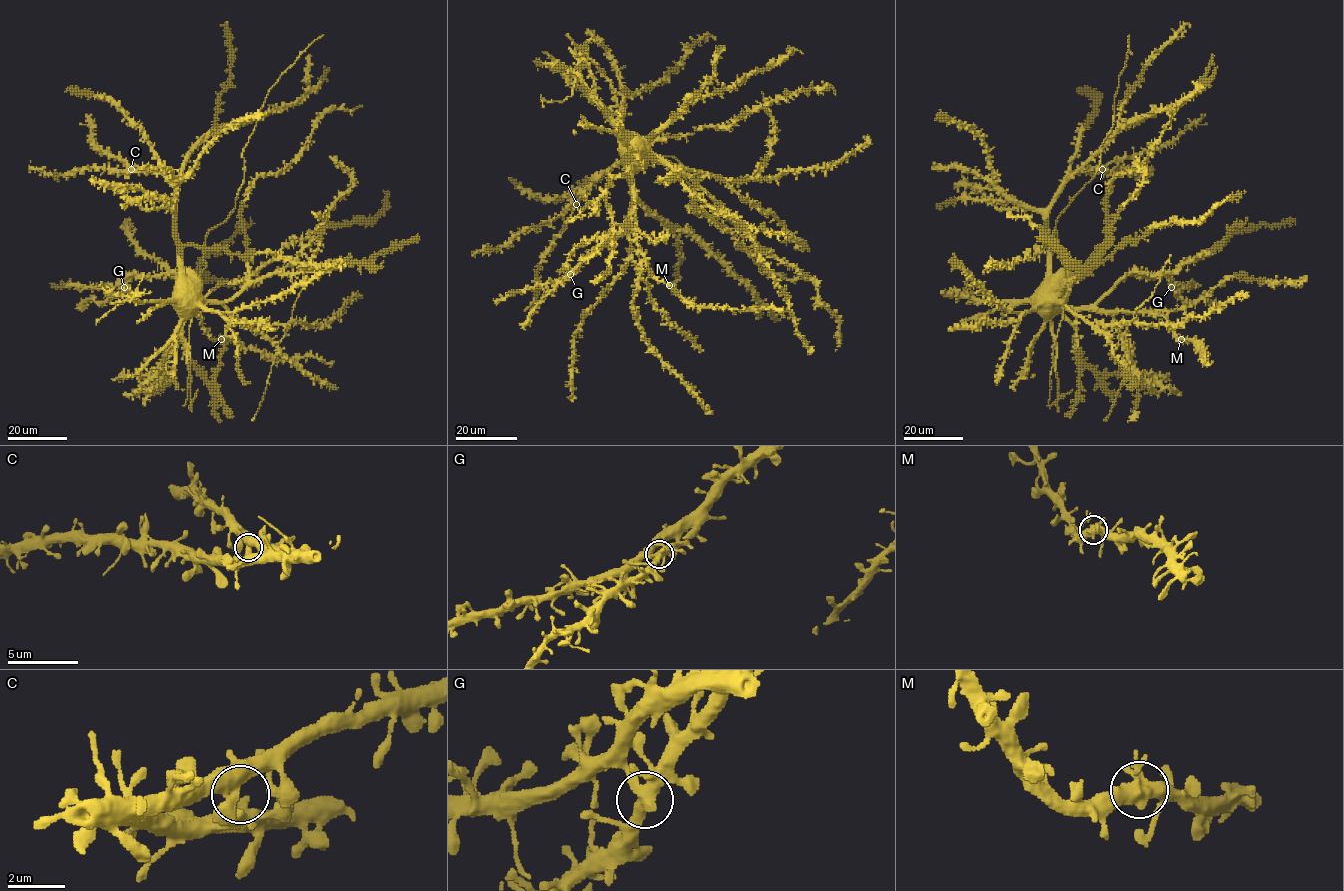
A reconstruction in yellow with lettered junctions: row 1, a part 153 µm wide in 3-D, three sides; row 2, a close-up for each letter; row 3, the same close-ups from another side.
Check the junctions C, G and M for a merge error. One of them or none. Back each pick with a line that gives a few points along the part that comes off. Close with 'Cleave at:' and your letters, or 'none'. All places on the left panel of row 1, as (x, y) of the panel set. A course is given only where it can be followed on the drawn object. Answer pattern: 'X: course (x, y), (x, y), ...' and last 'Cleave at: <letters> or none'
Cleave at: none

